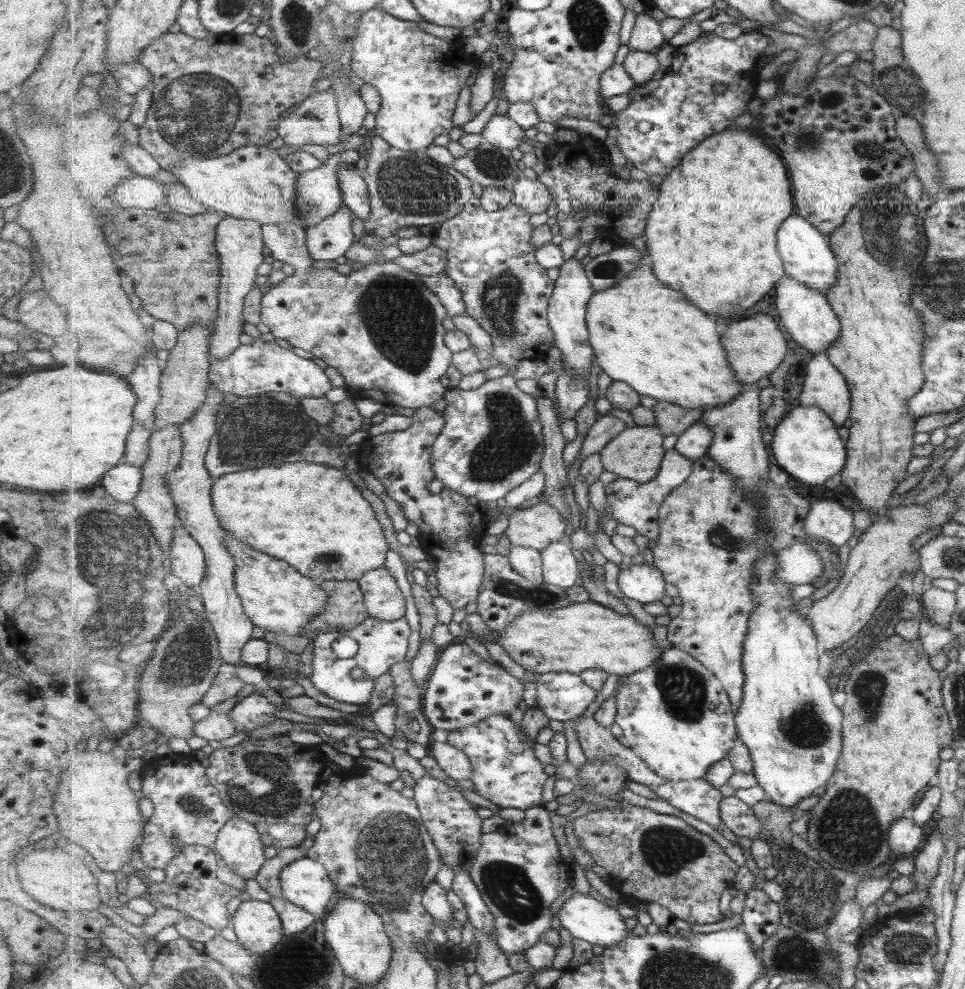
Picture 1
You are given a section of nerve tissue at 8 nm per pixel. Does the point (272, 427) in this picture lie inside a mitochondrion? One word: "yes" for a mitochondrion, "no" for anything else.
yes

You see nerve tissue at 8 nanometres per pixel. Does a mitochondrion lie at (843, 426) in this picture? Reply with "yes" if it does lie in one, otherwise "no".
no

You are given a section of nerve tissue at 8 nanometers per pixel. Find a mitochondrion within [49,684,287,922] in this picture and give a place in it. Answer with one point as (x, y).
(190, 804)

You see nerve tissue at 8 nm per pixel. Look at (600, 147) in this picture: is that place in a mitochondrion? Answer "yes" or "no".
no

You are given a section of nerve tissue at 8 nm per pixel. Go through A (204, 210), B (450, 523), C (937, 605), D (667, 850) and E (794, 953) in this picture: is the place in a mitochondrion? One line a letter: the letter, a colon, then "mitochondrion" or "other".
A: other
B: other
C: mitochondrion
D: mitochondrion
E: mitochondrion

